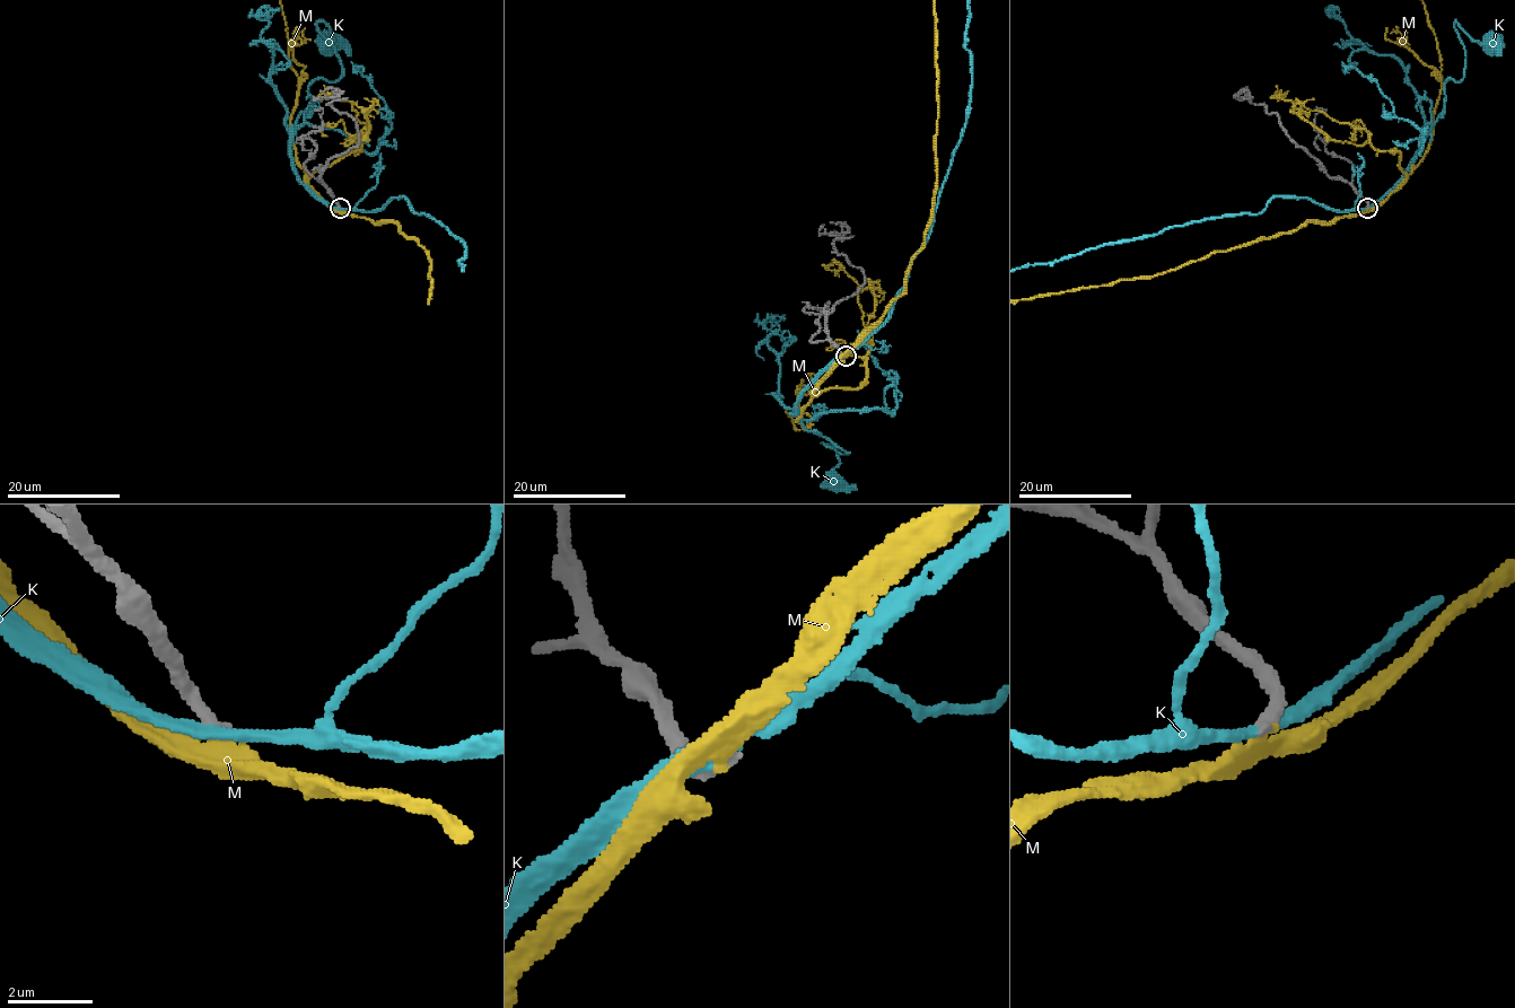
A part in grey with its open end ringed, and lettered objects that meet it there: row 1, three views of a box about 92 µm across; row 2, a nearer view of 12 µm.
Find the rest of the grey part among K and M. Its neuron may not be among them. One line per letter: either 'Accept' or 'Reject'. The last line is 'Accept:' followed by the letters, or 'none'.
K: Reject
M: Accept
Accept: M

